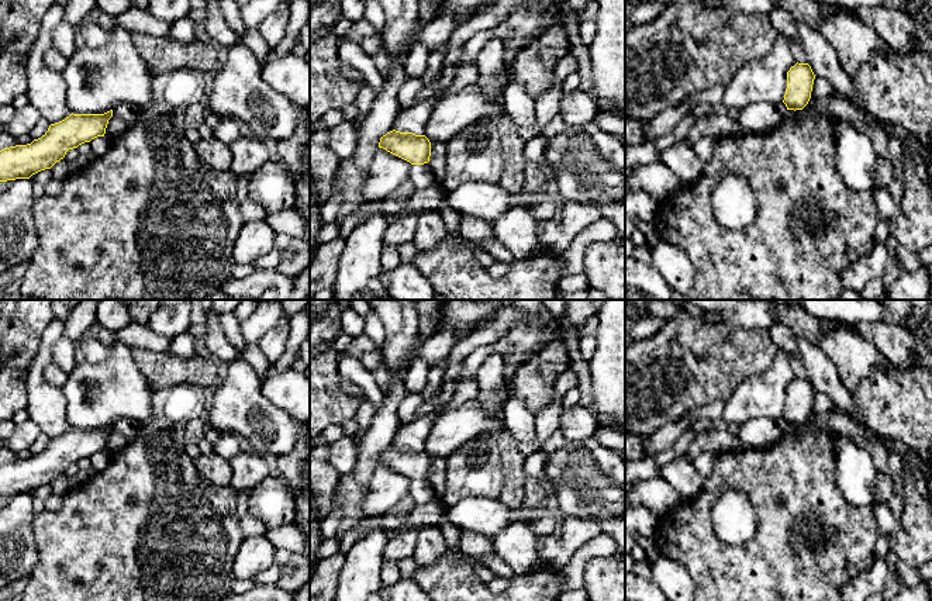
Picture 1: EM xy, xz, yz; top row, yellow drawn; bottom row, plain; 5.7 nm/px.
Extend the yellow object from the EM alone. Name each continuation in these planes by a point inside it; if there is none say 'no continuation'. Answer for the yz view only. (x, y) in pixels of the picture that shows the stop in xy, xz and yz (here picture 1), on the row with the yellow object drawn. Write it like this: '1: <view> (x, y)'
no continuation

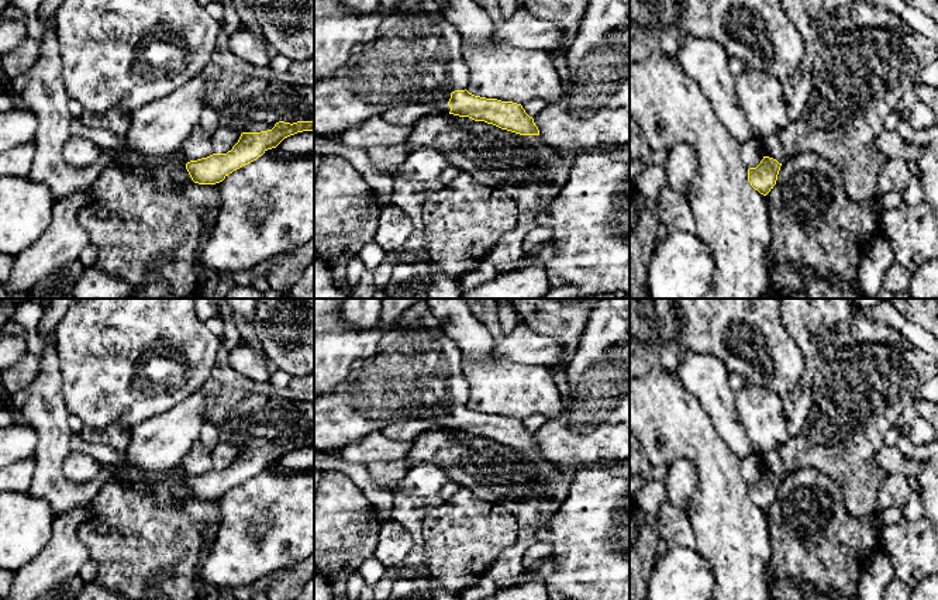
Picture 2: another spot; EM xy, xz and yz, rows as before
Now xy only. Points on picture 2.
no continuation

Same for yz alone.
no continuation

